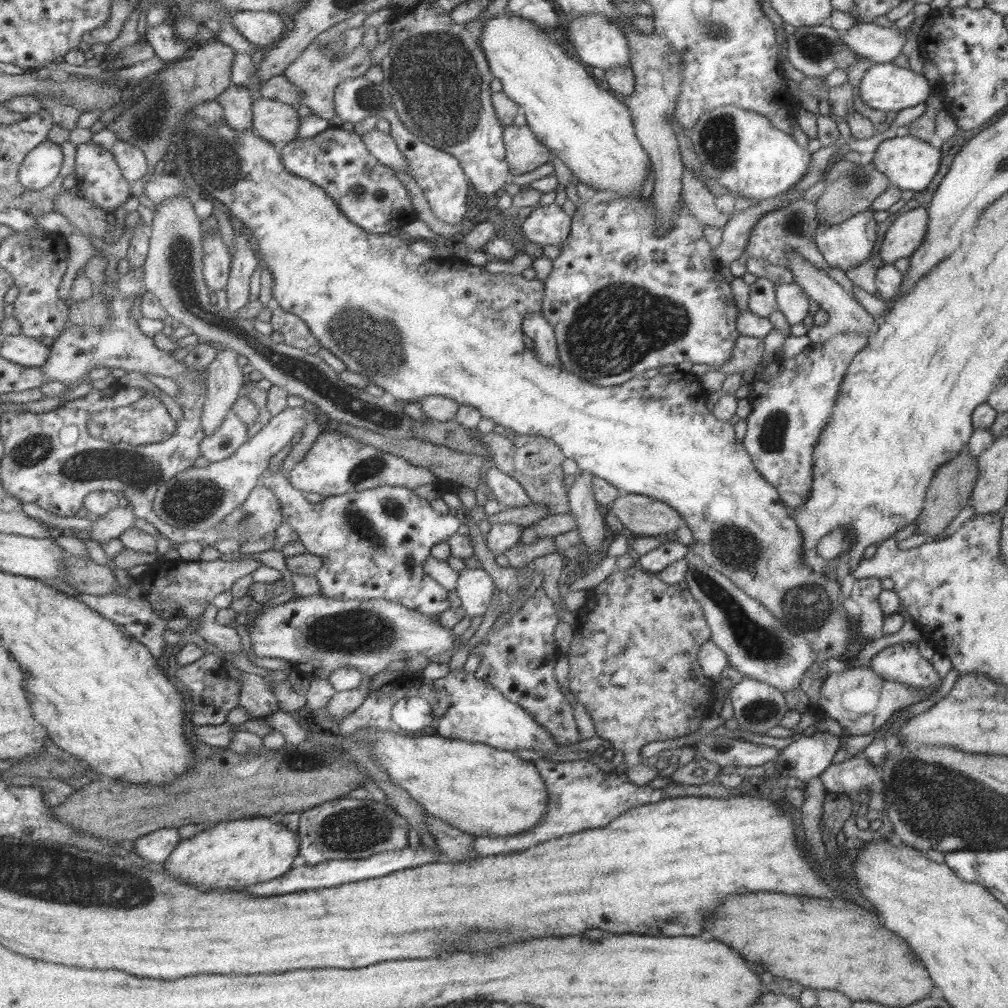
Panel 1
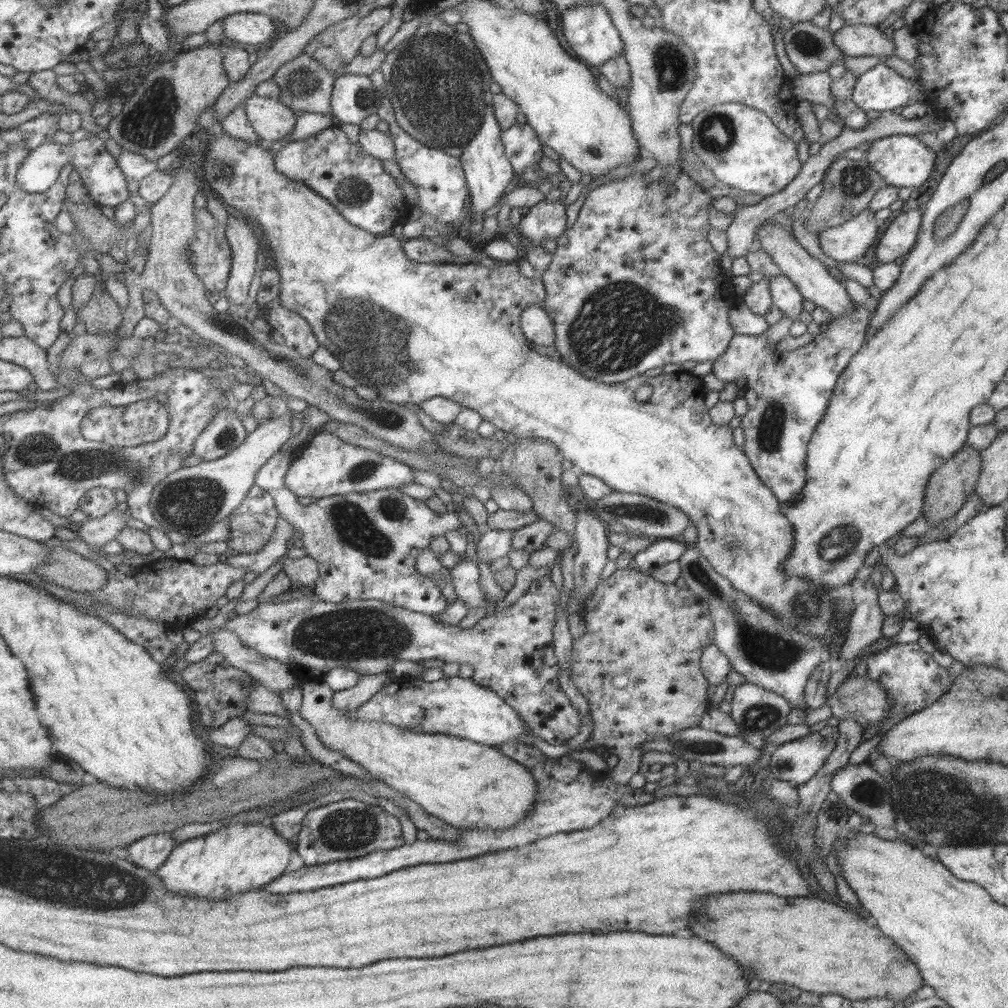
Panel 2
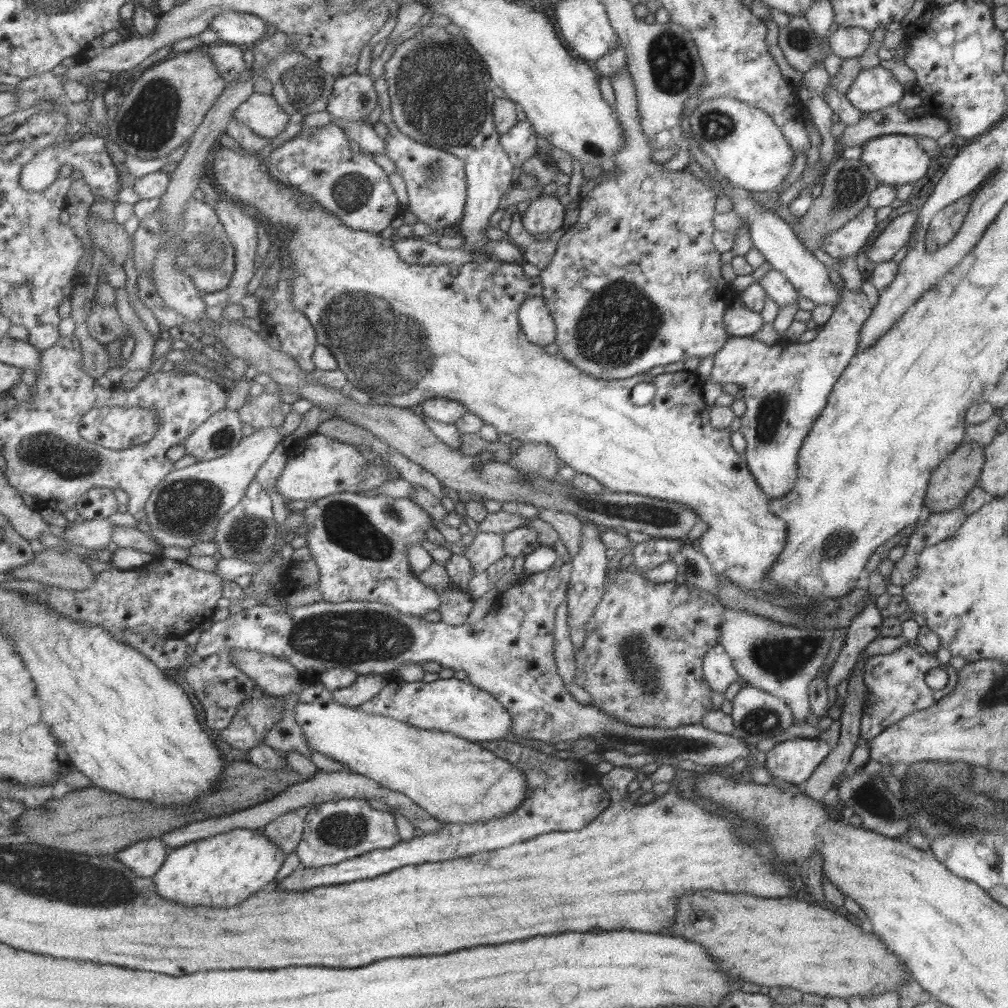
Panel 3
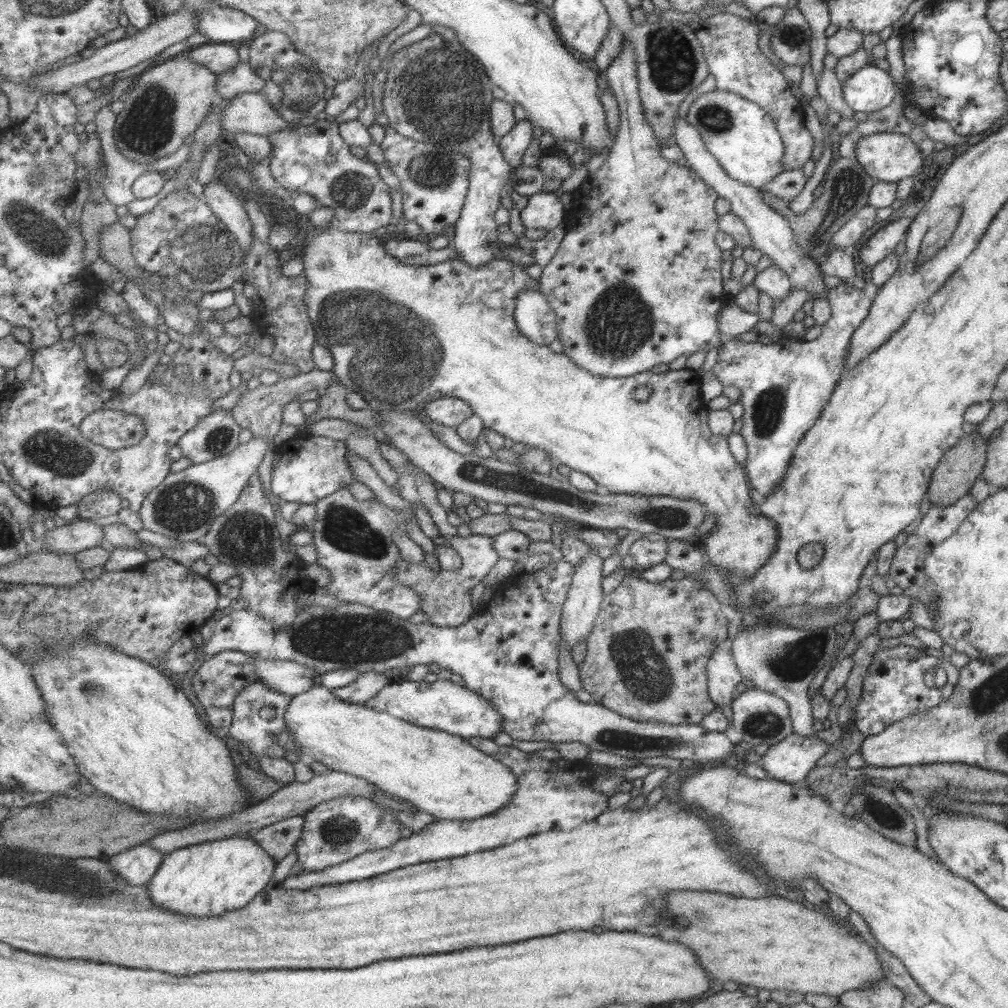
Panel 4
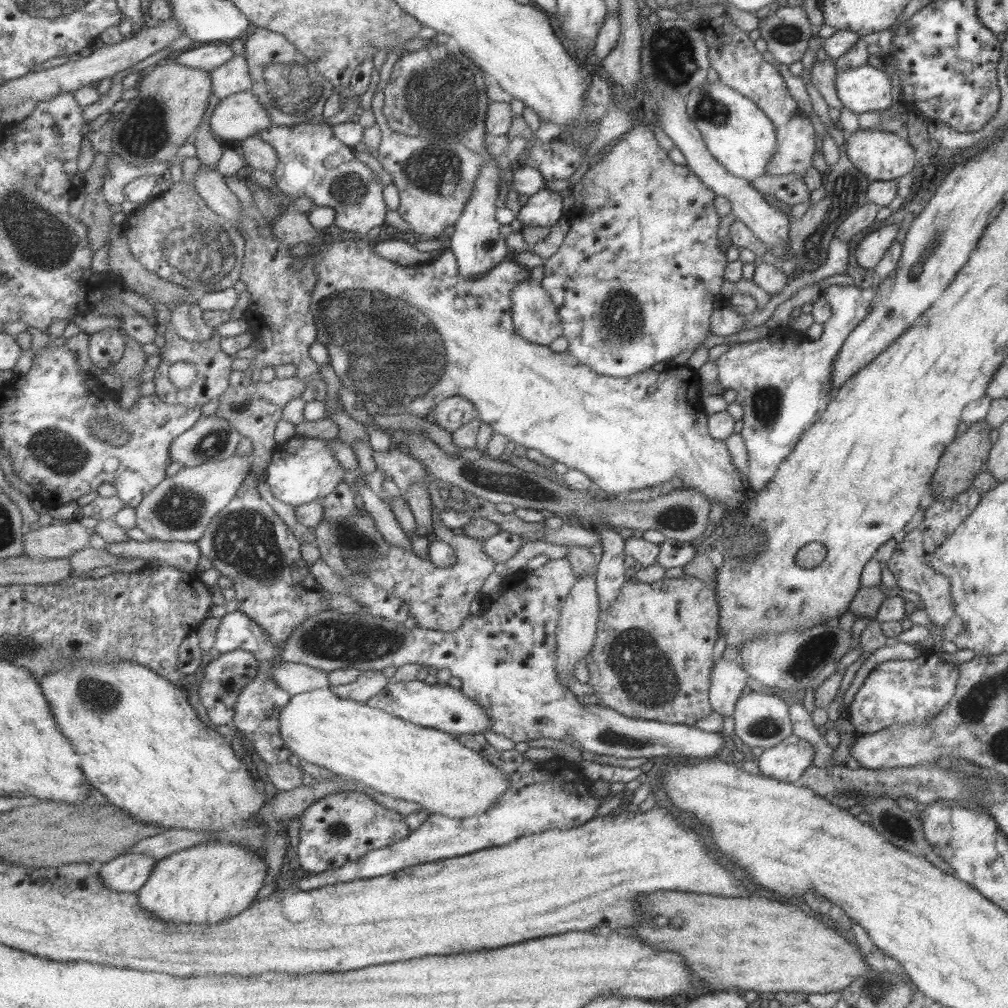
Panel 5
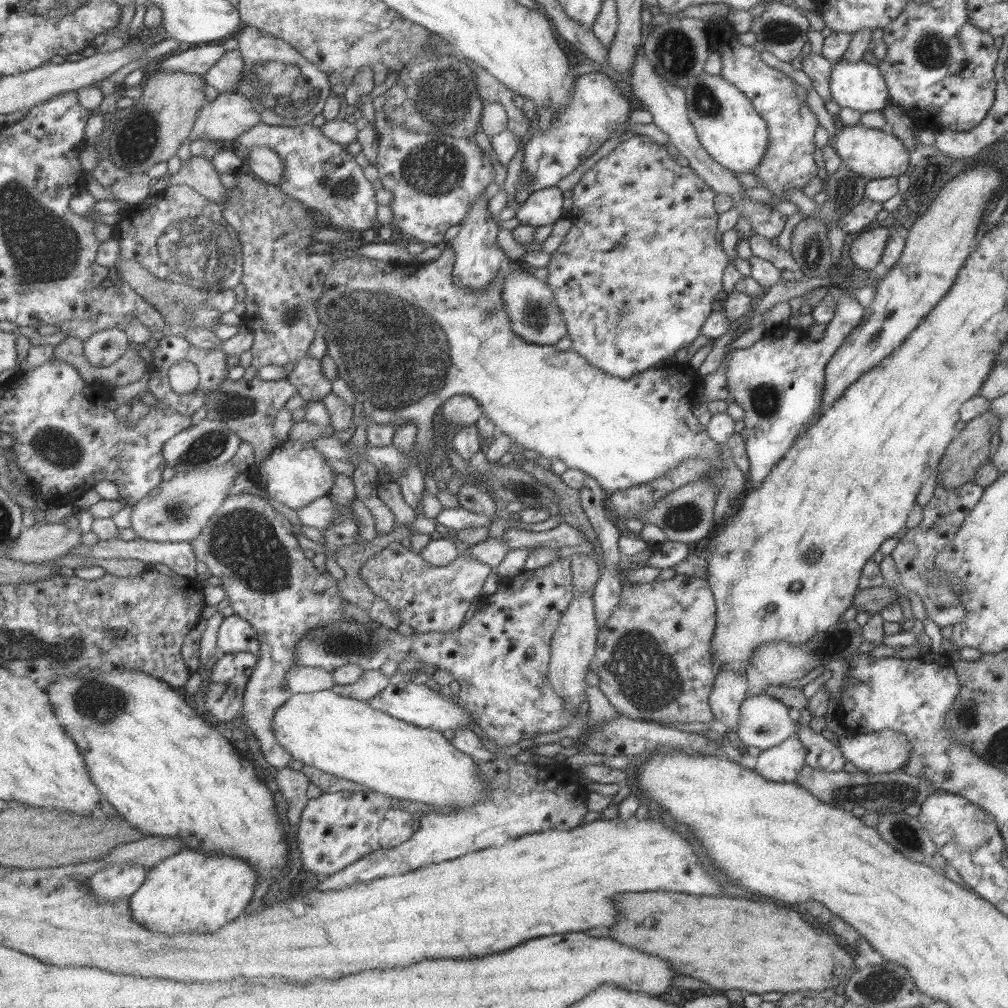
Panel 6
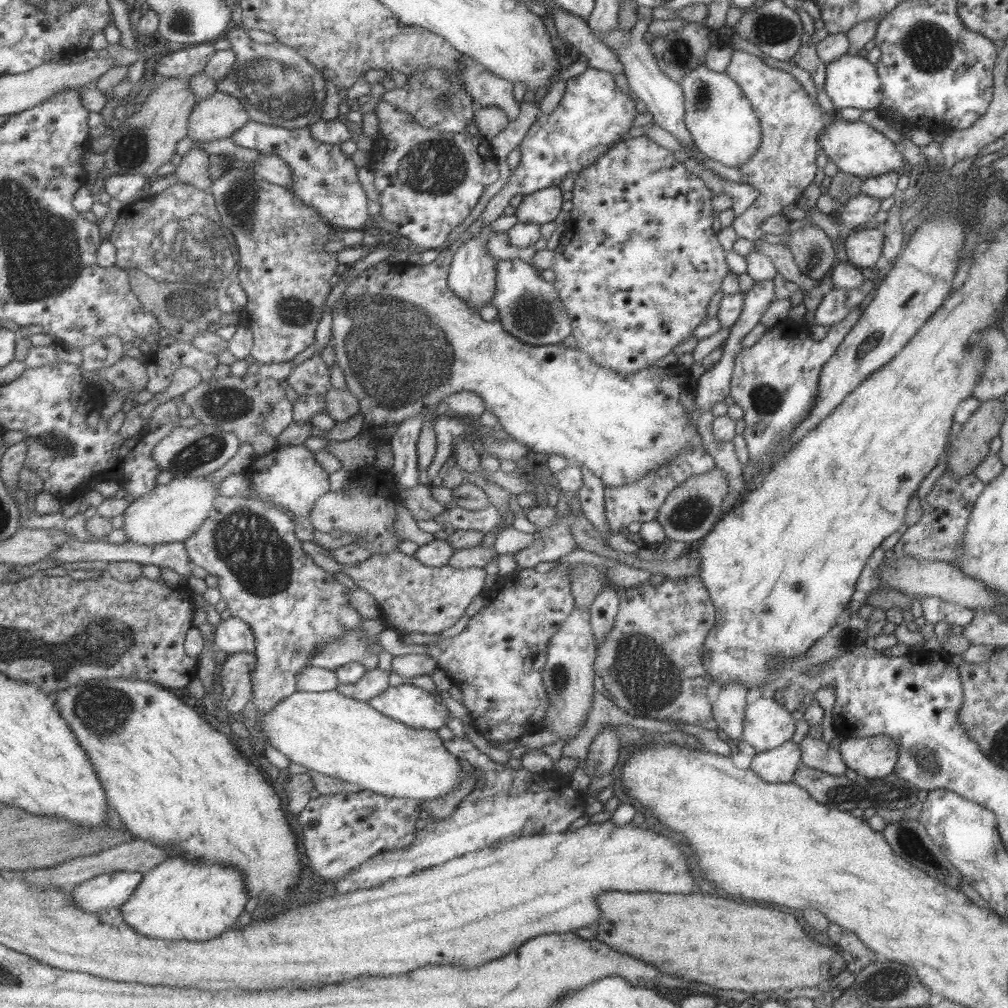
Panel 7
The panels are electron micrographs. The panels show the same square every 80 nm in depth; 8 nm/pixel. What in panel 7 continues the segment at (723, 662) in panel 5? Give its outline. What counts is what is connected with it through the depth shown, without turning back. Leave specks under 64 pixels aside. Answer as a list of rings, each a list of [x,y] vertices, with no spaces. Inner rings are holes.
[[[729,682],[719,692],[711,705],[713,720],[716,727],[721,729],[729,739],[740,741],[745,716],[745,687],[739,682]]]

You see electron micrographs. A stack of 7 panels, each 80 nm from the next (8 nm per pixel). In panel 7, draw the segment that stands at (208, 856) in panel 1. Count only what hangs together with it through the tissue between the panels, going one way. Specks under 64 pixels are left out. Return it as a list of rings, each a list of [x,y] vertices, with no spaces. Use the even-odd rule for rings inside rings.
[[[182,856],[168,858],[144,875],[135,894],[121,907],[127,924],[143,936],[165,940],[208,940],[231,930],[249,896],[242,870],[222,864],[195,864]]]

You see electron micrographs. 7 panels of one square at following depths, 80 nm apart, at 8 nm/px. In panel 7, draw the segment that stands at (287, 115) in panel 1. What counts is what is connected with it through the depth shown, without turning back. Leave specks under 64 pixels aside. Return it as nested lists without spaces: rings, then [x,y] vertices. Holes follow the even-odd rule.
[[[216,90],[196,104],[188,136],[194,143],[219,140],[231,137],[249,122],[248,110],[237,97]]]

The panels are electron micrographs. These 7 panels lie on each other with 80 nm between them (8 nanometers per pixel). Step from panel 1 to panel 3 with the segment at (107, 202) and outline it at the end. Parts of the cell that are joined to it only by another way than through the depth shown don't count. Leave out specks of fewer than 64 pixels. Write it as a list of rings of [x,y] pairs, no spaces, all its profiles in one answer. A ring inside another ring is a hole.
[[[87,133],[80,136],[69,146],[53,146],[40,152],[22,172],[22,186],[29,192],[43,192],[49,184],[59,178],[60,170],[63,165],[71,165],[74,169],[83,174],[87,184],[93,189],[95,196],[103,196],[111,202],[118,203],[119,188],[121,188],[120,174],[117,172],[111,153],[105,146],[105,140],[97,133]]]

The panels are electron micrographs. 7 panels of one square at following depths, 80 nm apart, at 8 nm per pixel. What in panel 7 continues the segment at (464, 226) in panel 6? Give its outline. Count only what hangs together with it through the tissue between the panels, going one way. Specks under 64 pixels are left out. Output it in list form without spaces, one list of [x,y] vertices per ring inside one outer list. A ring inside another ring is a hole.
[[[487,226],[477,237],[469,238],[469,241],[462,244],[459,251],[455,253],[450,270],[450,287],[475,310],[481,310],[483,306],[493,302],[498,287],[499,261],[493,258],[492,248],[489,245],[493,234],[495,232],[491,230],[490,226]]]

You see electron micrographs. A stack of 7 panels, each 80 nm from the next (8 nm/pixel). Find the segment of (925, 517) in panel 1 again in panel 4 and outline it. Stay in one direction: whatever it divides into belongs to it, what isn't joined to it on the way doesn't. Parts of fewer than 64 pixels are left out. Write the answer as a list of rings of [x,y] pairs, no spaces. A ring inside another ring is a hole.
[[[977,431],[963,435],[942,455],[930,476],[927,494],[931,505],[947,506],[968,493],[976,478],[981,476],[989,440],[985,440]]]

